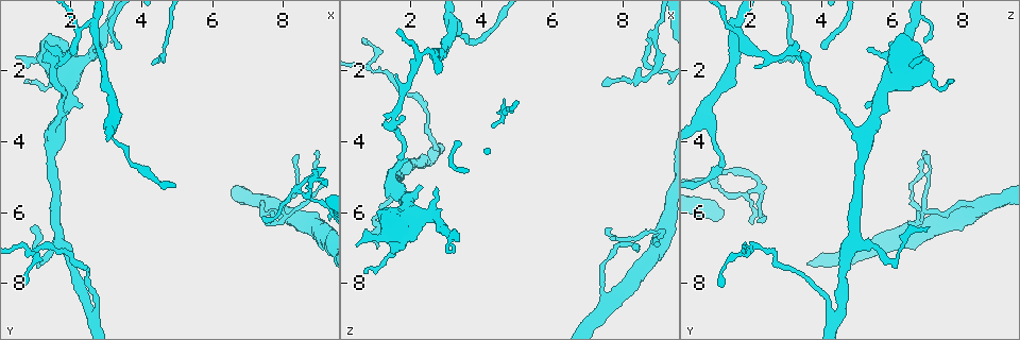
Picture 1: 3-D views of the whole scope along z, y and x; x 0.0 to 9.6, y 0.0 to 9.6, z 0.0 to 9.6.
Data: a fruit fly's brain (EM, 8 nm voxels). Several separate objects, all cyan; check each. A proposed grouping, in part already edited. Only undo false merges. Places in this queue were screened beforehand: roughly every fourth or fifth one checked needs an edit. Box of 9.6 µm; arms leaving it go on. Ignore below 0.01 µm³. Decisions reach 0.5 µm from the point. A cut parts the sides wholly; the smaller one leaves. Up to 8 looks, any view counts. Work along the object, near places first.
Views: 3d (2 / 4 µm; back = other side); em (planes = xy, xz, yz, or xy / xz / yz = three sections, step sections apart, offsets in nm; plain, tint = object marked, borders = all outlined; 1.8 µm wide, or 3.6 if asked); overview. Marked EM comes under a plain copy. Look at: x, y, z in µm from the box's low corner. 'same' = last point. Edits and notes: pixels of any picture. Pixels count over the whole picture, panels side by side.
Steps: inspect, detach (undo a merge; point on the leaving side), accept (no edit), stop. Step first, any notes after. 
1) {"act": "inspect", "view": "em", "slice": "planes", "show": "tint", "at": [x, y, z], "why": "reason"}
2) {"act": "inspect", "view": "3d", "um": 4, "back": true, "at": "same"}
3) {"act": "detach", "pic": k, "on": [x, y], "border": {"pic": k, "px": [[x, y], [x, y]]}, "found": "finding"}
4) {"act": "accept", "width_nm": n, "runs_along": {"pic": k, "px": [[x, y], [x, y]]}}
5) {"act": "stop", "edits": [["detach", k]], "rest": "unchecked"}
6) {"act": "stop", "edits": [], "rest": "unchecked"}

{"act": "inspect", "view": "em", "slice": "xz", "step": 4, "show": "tint", "at": [8.90, 5.00, 1.00], "why": "a fork"}

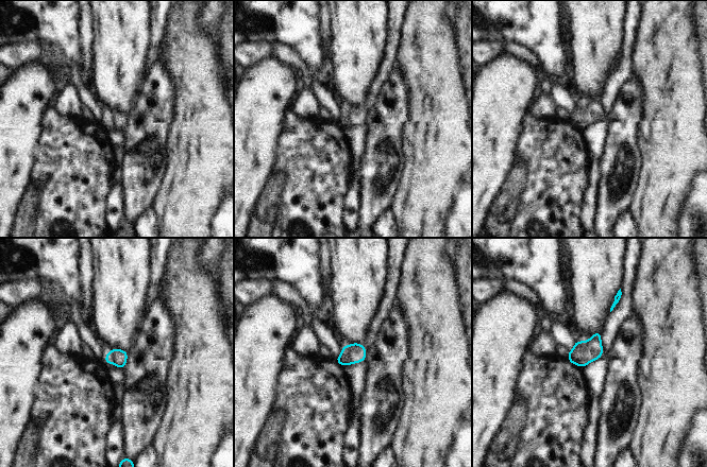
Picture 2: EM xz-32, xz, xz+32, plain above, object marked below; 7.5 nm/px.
{"act": "inspect", "view": "em", "slice": "planes", "show": "borders", "at": "same", "why": "another direction"}

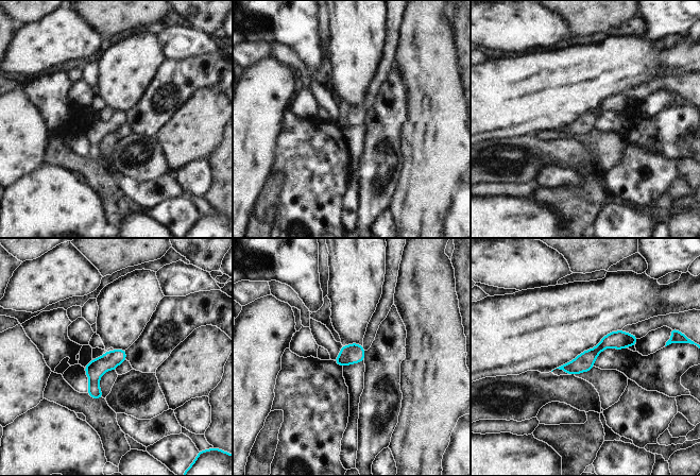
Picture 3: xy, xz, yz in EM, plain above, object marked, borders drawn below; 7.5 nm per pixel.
{"act": "accept", "runs_along": {"pic": 3, "px": [[634, 339], [607, 341], [564, 368]]}, "found": "all the same neuron"}

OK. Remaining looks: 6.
{"act": "inspect", "view": "3d", "um": 2, "back": true, "at": [2.60, 0.80, 1.50], "why": "four or more arms meet"}

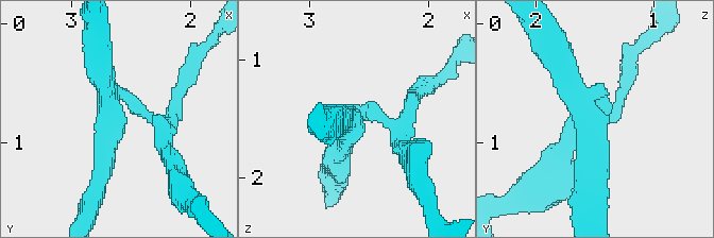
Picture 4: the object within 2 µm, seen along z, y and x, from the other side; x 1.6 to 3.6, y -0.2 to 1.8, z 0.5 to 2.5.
{"act": "inspect", "view": "em", "slice": "xz", "step": 4, "show": "tint", "at": [2.62, 0.76, 1.52], "arms": 4, "why": "need the tissue"}

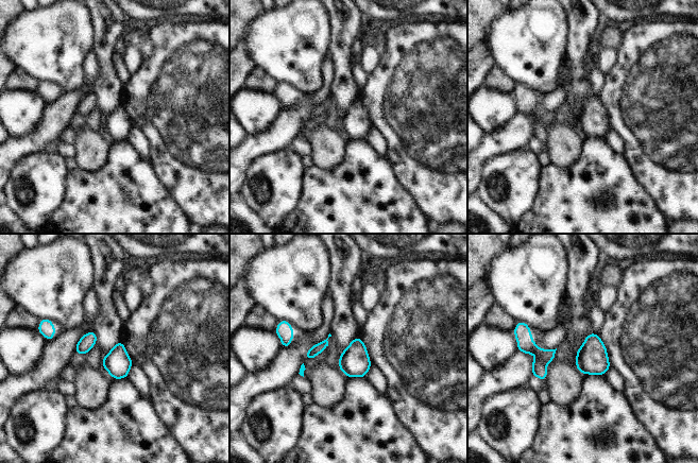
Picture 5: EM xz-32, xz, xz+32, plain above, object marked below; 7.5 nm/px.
{"act": "inspect", "view": "em", "slice": "xy", "step": 4, "show": "tint", "at": "same", "why": "another direction"}

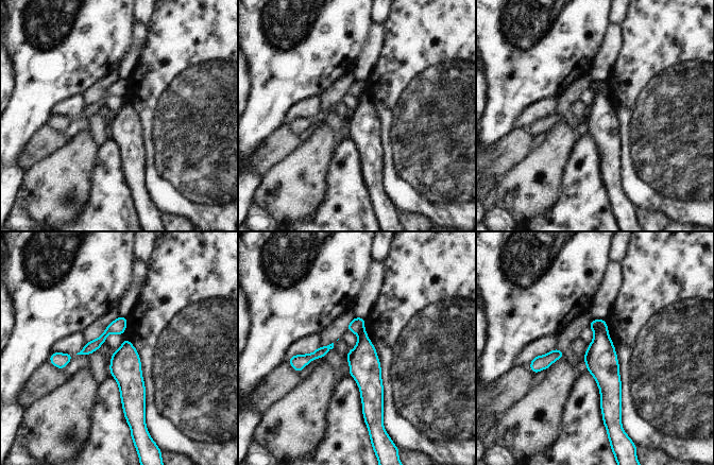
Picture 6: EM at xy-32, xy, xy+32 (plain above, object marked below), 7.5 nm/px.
{"act": "detach", "pic": 6, "on": [363, 362], "width_nm": 240, "found": "a second neuron is stuck on"}

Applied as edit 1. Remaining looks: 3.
{"act": "inspect", "view": "overview", "why": "see it whole again"}

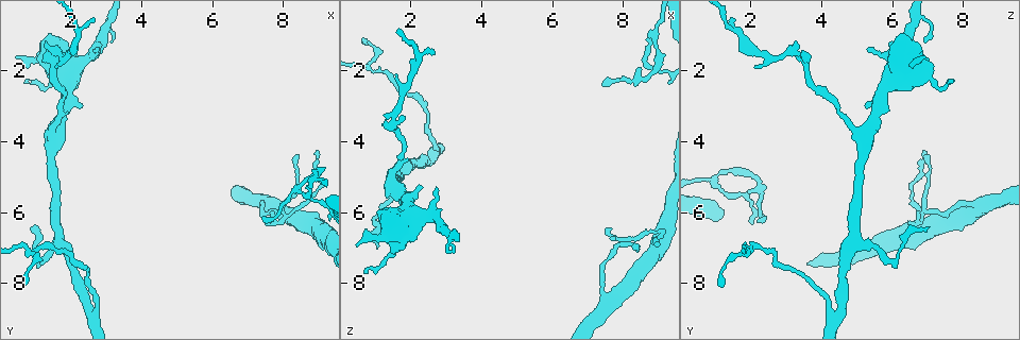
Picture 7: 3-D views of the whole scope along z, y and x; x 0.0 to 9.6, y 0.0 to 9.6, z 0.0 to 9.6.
{"act": "inspect", "view": "em", "um": 3.6, "slice": "xy", "step": 16, "show": "tint", "at": [1.50, 1.70, 6.55]}

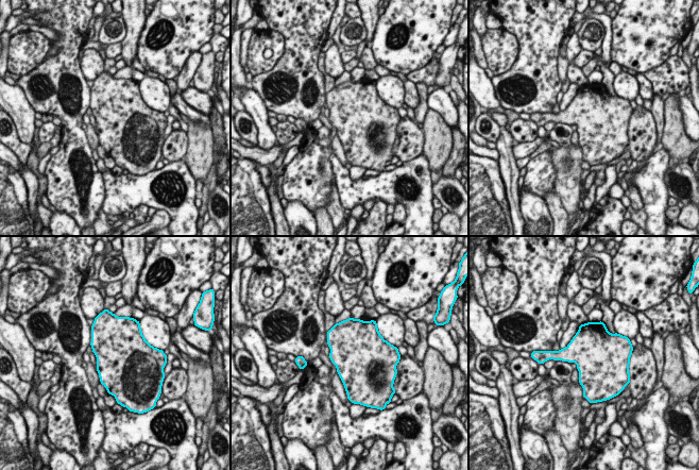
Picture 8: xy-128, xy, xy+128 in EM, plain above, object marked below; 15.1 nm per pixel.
{"act": "accept", "width_nm": 650, "found": "all the same neuron"}

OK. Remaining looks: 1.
{"act": "inspect", "view": "em", "slice": "planes", "show": "tint", "at": [2.60, 8.95, 4.35], "why": "abrupt turn"}

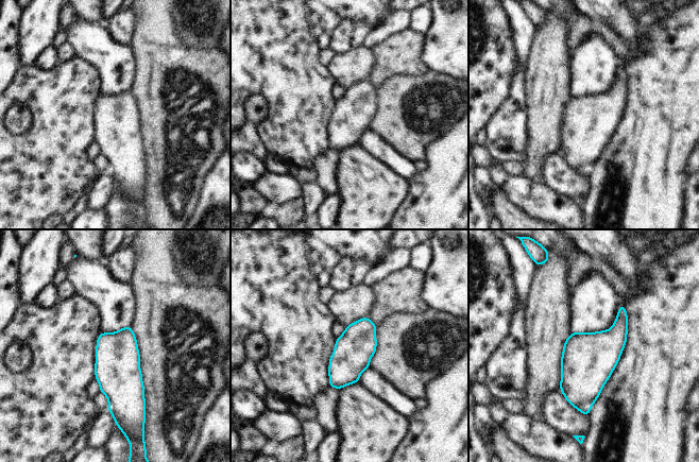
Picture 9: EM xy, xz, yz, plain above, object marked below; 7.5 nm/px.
{"act": "accept", "width_nm": 300, "found": "continuous, no second neuron"}

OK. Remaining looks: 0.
{"act": "stop", "edits": [["detach", 6]], "rest": "unchecked"}

